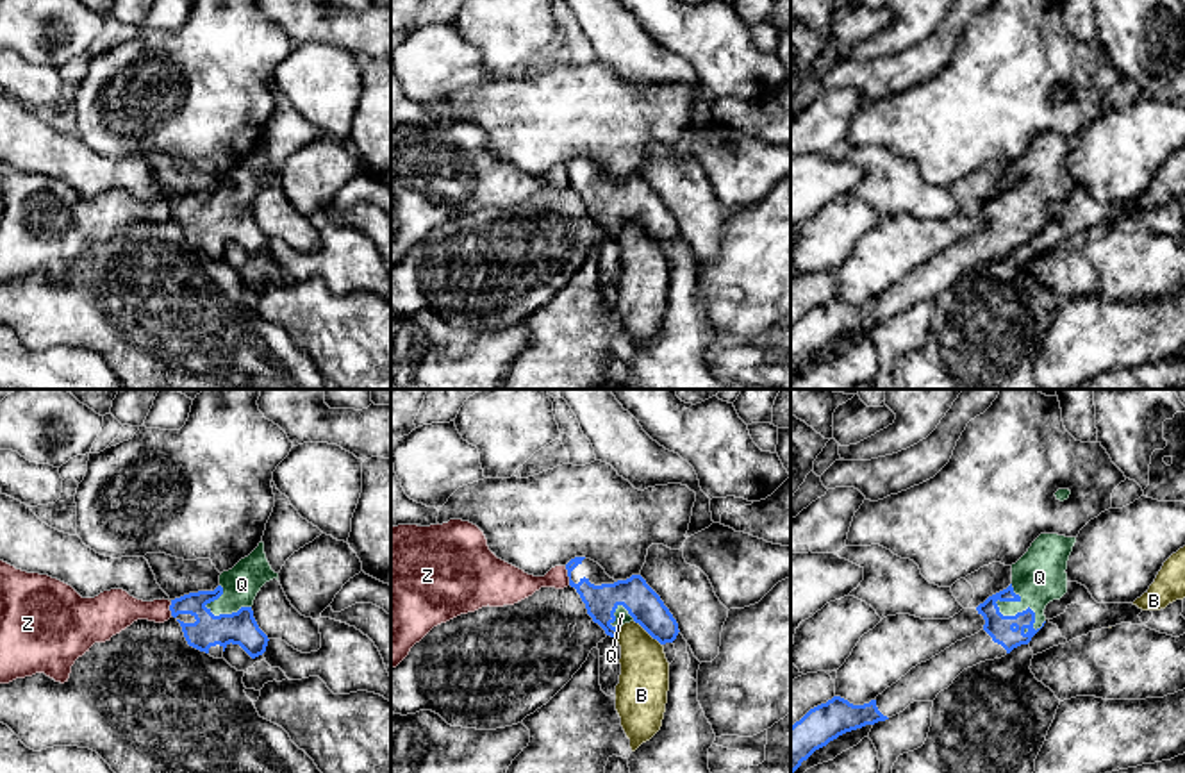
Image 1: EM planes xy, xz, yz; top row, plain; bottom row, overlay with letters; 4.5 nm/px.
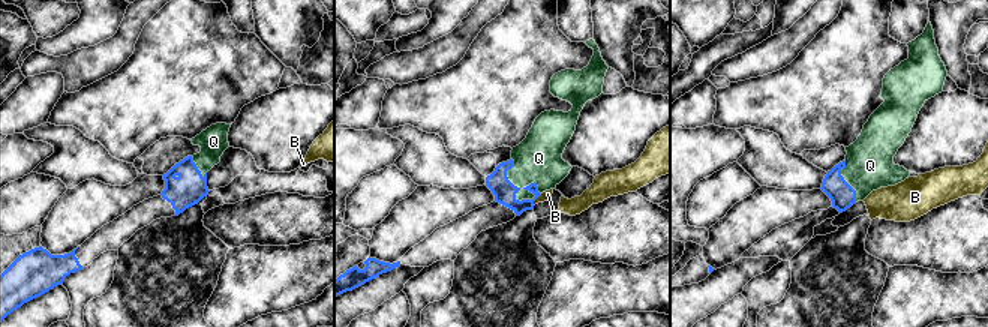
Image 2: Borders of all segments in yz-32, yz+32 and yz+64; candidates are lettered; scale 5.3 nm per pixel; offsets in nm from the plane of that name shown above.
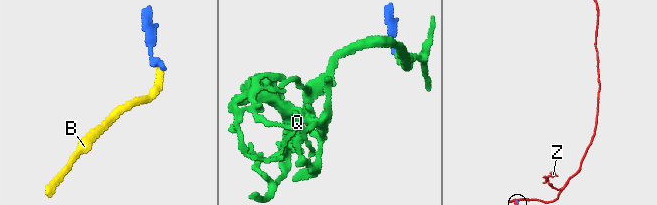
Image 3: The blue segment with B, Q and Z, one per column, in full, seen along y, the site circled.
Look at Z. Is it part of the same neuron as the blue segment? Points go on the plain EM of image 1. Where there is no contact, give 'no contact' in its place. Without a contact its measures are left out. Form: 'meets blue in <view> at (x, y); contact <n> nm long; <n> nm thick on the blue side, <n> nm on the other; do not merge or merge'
meets blue in xz at (568, 175); contact 90 nm long; 140 nm thick on the blue side, 150 nm on the other; do not merge

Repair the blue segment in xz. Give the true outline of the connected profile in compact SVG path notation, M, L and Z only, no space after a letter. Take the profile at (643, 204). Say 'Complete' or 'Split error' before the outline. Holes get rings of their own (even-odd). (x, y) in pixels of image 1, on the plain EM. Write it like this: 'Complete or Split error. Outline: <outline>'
Split error. Outline: M585 157L571 159L566 170L569 186L607 236L617 237L625 223L635 221L660 245L676 239L676 220L641 175L614 180L598 162Z

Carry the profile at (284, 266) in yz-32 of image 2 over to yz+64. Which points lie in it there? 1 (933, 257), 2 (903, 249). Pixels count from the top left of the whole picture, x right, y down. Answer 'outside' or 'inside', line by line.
1: outside
2: outside

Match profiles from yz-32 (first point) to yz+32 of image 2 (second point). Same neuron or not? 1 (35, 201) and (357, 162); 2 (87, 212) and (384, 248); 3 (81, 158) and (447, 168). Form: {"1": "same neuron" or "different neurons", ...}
{"1": "different neurons", "2": "same neuron", "3": "same neuron"}

